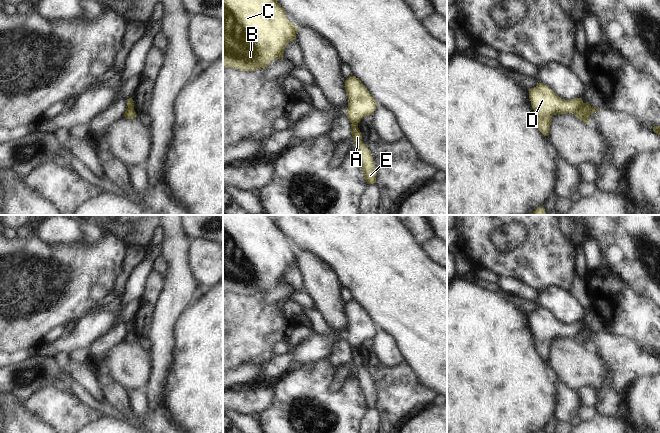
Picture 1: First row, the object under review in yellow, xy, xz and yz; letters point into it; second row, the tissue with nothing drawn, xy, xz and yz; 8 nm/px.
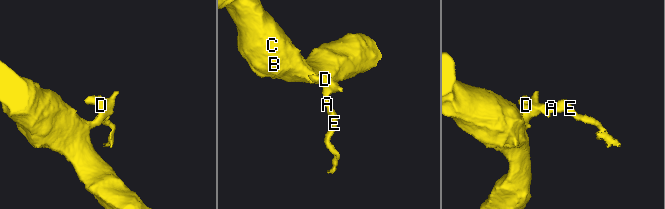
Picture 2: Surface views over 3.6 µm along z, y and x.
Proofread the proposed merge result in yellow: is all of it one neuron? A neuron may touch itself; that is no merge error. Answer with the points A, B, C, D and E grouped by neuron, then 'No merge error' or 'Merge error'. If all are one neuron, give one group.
Groups: A E / B C D. Merge error.

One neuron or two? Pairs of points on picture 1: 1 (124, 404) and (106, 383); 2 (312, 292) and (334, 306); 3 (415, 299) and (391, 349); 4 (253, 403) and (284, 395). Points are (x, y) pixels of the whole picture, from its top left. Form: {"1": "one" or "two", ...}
{"1": "one", "2": "one", "3": "two", "4": "two"}

